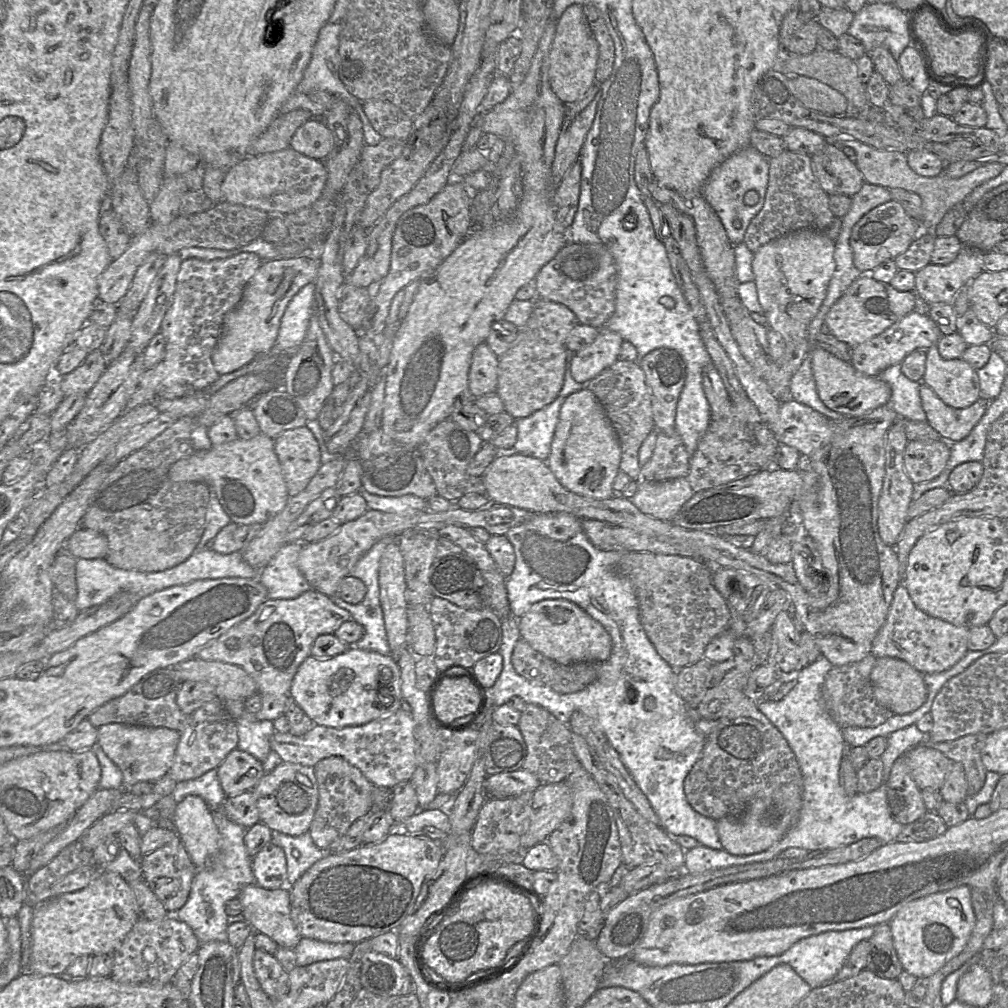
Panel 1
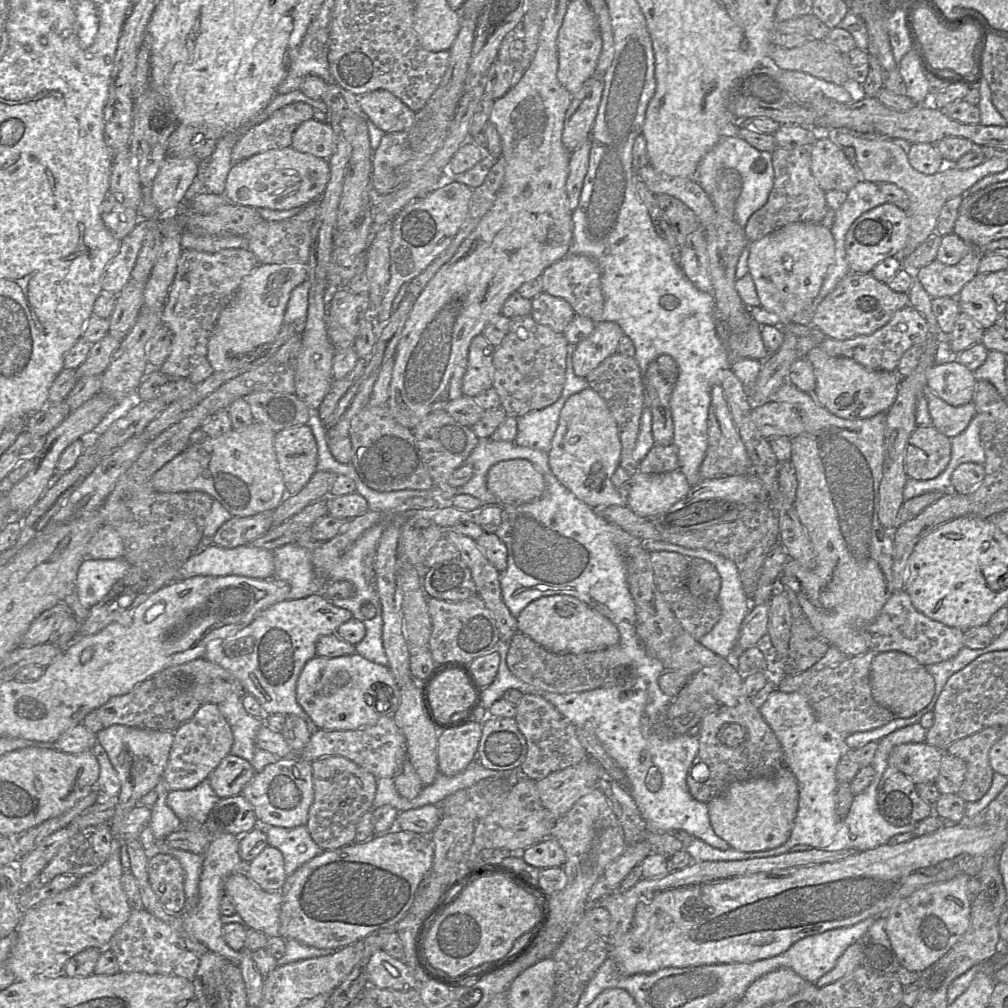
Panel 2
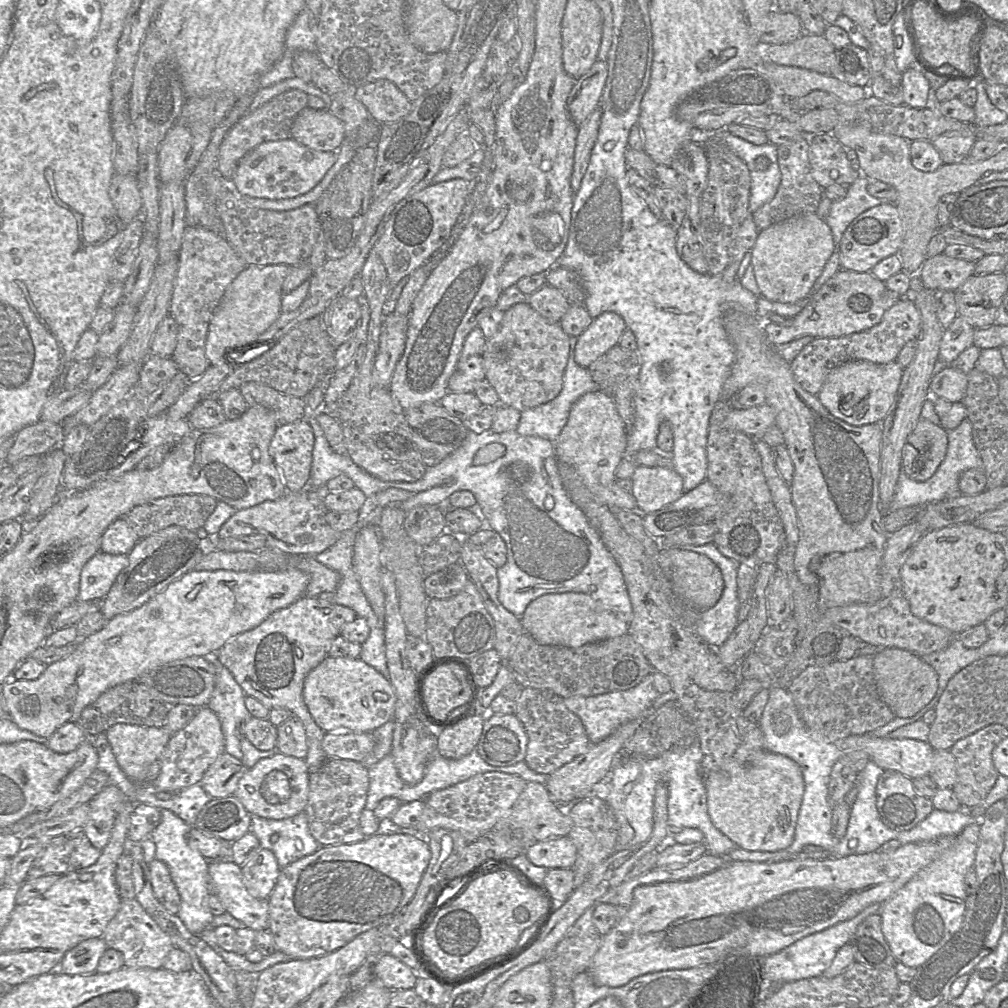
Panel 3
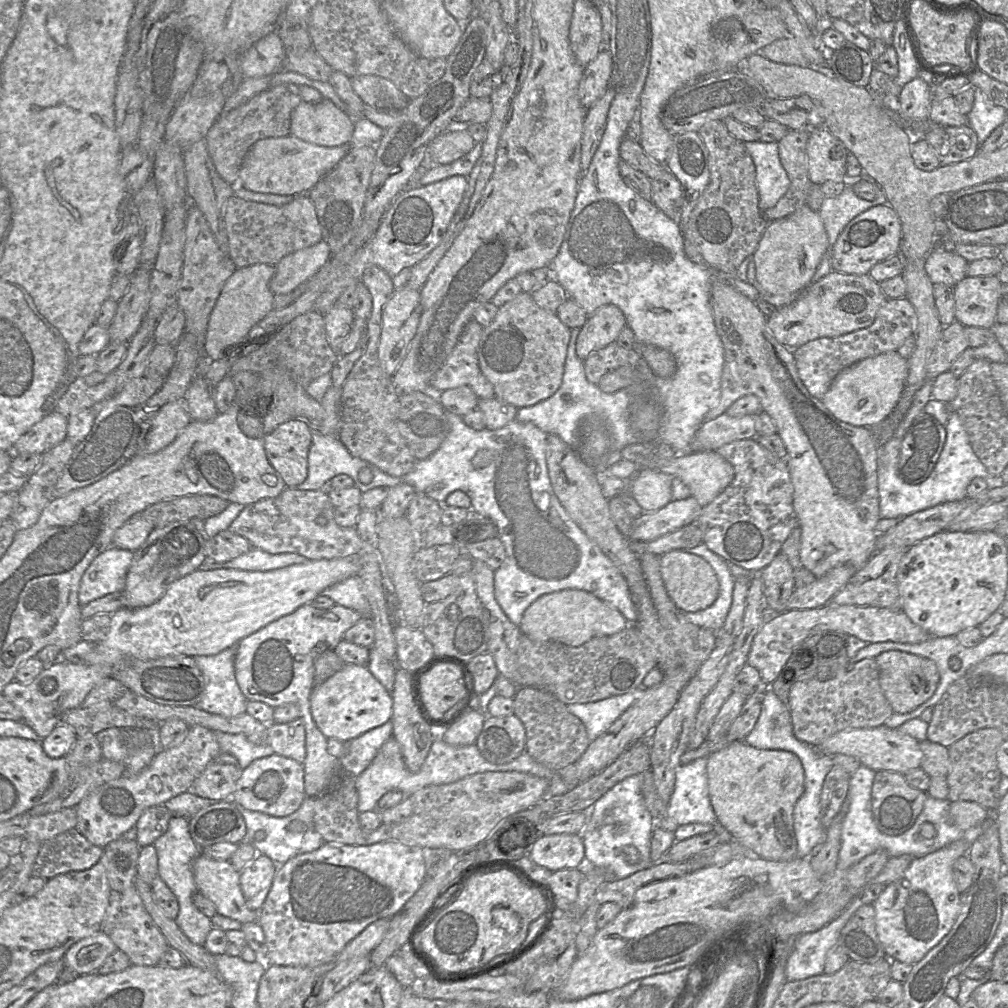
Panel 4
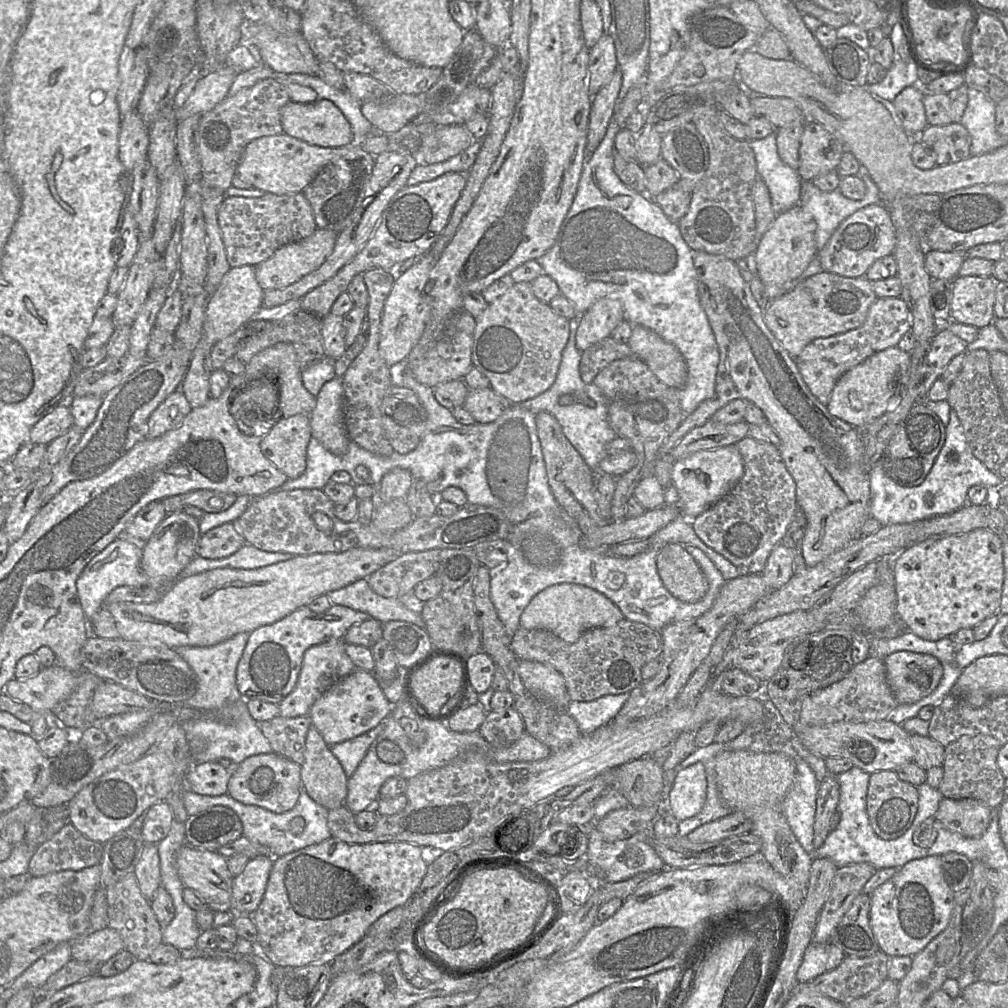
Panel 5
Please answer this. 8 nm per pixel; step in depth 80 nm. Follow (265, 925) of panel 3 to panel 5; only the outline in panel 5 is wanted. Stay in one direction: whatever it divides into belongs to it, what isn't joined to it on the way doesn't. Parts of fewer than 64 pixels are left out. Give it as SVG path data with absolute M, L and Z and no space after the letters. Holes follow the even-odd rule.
M185 844L177 852L176 867L183 885L193 889L212 911L231 911L234 876L229 871L228 860L225 857L218 852Z

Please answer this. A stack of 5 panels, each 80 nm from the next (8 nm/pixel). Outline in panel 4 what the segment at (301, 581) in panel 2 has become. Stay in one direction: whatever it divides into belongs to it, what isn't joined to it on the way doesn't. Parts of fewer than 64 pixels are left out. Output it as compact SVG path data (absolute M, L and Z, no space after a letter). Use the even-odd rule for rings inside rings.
M252 547L248 552L226 562L205 561L199 568L232 568L246 571L270 571L294 564L307 563L309 559L297 553L271 554ZM358 575L336 583L321 593L331 598L335 604L350 608L363 616L371 616L370 604L364 594L364 586Z

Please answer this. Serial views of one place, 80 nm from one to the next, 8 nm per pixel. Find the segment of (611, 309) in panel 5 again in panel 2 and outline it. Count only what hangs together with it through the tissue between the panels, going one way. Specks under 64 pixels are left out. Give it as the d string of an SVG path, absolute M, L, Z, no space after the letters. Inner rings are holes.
M597 322L594 331L576 346L572 357L574 373L586 378L603 360L618 352L623 335L616 322Z

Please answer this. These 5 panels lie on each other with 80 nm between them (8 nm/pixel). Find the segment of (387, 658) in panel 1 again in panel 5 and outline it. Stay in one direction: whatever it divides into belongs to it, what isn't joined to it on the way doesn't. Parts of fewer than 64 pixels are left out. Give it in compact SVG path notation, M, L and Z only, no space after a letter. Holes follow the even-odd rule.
M357 668L322 694L312 705L308 716L324 741L335 745L376 727L391 714L392 707L374 674Z

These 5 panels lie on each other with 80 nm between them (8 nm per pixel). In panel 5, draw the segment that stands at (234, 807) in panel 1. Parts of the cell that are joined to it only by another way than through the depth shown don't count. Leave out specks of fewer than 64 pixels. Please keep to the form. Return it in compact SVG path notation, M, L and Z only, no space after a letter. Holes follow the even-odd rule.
M212 806L185 822L186 843L195 848L218 850L243 835L241 820L226 806Z

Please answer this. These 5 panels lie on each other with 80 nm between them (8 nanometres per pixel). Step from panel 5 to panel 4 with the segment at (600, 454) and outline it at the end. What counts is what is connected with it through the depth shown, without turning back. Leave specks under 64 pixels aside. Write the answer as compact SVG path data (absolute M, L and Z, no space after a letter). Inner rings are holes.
M580 328L571 329L570 341L568 344L567 355L564 366L562 383L559 389L549 398L538 402L535 405L517 408L516 420L523 423L532 423L546 434L555 434L572 448L578 450L581 445L581 423L589 415L599 416L605 423L609 433L610 447L608 452L601 458L595 467L597 479L600 484L600 477L610 475L608 468L613 462L621 458L620 454L612 452L612 444L615 439L620 437L620 416L629 416L631 406L631 396L624 390L615 393L605 393L598 385L589 382L585 375L583 360L576 353L576 340ZM568 394L571 396L570 402L564 402L562 396Z

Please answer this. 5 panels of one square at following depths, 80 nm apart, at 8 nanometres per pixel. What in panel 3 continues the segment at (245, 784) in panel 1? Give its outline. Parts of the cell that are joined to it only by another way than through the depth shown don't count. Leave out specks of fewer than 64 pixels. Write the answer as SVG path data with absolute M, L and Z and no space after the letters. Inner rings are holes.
M223 752L209 766L199 783L204 791L212 798L225 798L235 794L238 782L247 771L247 769L248 768L243 764L241 760L226 752Z

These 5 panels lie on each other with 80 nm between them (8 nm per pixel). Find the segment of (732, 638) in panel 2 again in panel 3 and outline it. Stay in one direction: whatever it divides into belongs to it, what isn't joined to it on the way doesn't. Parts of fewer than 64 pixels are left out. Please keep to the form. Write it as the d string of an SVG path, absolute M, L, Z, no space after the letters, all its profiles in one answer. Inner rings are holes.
M712 544L699 546L679 545L673 548L696 552L711 559L720 569L724 589L721 598L710 609L701 613L694 630L699 638L711 648L719 648L738 626L740 602L737 593L739 563L724 556Z

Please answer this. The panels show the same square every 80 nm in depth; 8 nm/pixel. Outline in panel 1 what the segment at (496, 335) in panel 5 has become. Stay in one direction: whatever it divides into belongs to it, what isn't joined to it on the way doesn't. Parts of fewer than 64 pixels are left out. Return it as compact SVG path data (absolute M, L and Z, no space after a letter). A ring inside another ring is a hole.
M528 325L518 328L516 340L498 360L496 393L503 401L504 411L515 420L528 417L553 402L563 386L566 368L565 344L546 342L536 329Z

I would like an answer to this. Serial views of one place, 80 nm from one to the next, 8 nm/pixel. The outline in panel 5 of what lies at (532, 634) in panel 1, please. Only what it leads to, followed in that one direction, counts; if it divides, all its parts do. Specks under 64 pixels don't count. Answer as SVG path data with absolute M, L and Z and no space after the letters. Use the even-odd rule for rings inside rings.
M555 584L536 594L520 617L520 627L546 629L568 643L576 642L590 628L611 627L624 619L620 609L605 595L584 585Z

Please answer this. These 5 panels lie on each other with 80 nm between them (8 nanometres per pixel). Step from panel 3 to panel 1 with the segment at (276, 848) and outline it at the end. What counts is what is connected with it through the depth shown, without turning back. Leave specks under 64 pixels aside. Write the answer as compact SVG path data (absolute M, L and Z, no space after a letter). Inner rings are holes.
M272 830L271 842L281 847L285 852L287 886L294 884L313 864L325 855L325 851L314 843L309 832L291 836Z

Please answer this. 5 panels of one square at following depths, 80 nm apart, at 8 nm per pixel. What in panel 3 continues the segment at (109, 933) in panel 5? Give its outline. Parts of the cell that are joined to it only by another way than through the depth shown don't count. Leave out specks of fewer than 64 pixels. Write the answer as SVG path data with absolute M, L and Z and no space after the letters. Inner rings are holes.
M103 937L82 941L66 952L59 964L59 968L53 972L60 971L67 975L94 973L107 949Z

